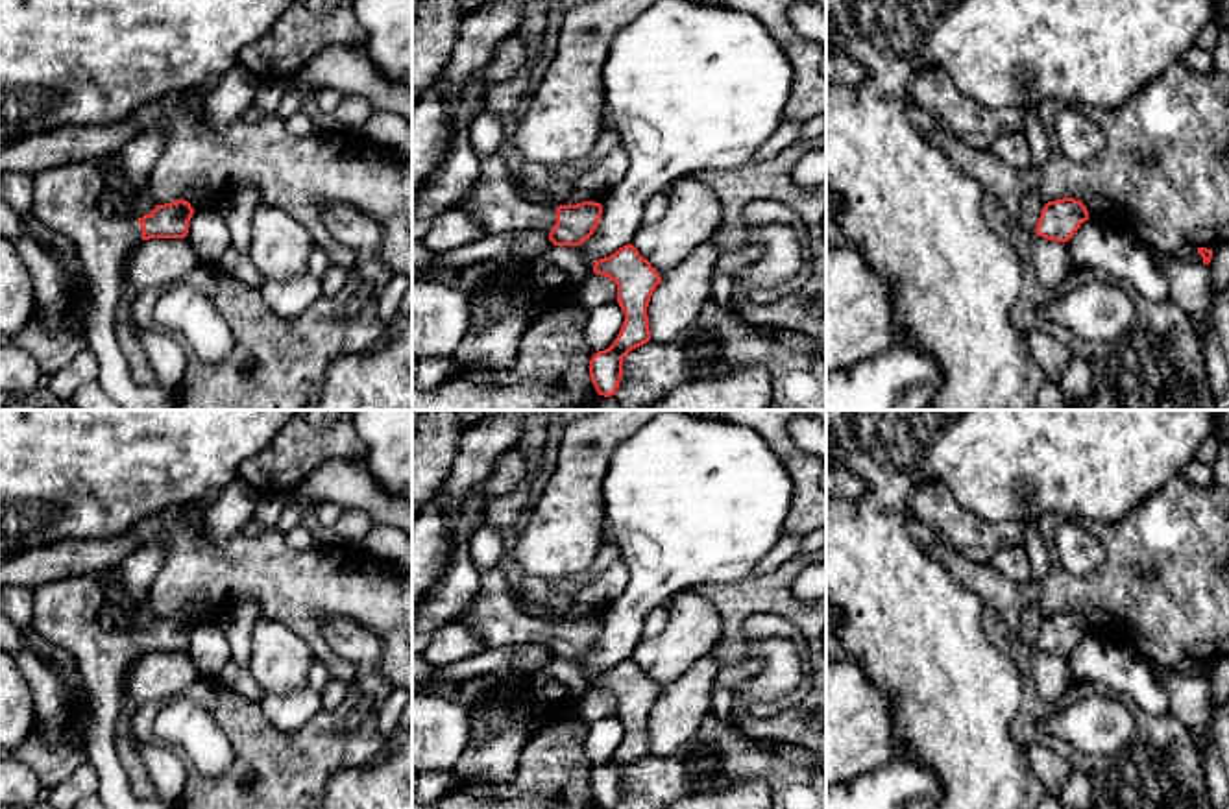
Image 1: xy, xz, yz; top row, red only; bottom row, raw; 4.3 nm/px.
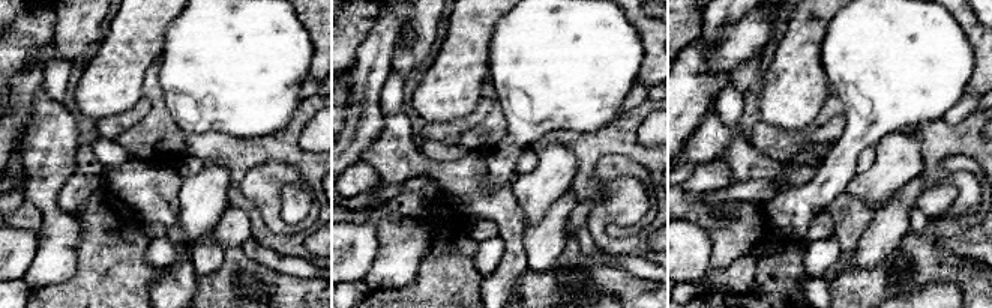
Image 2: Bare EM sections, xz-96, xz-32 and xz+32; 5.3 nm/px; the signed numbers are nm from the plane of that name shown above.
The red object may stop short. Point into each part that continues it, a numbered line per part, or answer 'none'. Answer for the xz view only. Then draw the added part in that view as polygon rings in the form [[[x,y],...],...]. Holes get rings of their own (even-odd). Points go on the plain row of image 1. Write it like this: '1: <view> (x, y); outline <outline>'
1: xz (496, 615); outline [[[501,567],[482,574],[481,593],[458,622],[475,630],[486,648],[517,645],[549,648],[556,637],[556,621],[529,615]]]

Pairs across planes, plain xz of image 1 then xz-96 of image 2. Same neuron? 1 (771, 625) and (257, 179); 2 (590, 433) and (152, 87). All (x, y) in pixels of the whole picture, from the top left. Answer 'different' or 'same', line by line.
1: same
2: different

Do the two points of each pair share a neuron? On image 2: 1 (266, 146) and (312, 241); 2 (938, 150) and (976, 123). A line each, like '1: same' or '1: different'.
1: different
2: same

